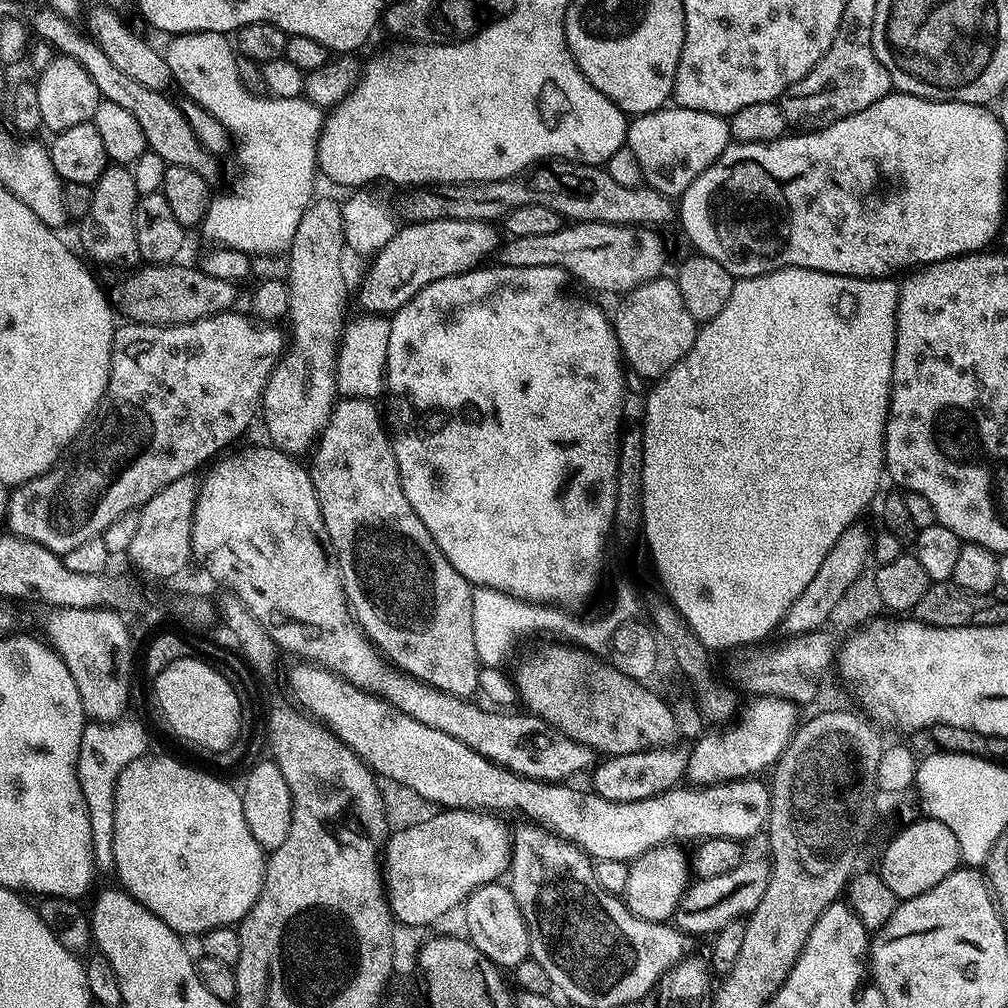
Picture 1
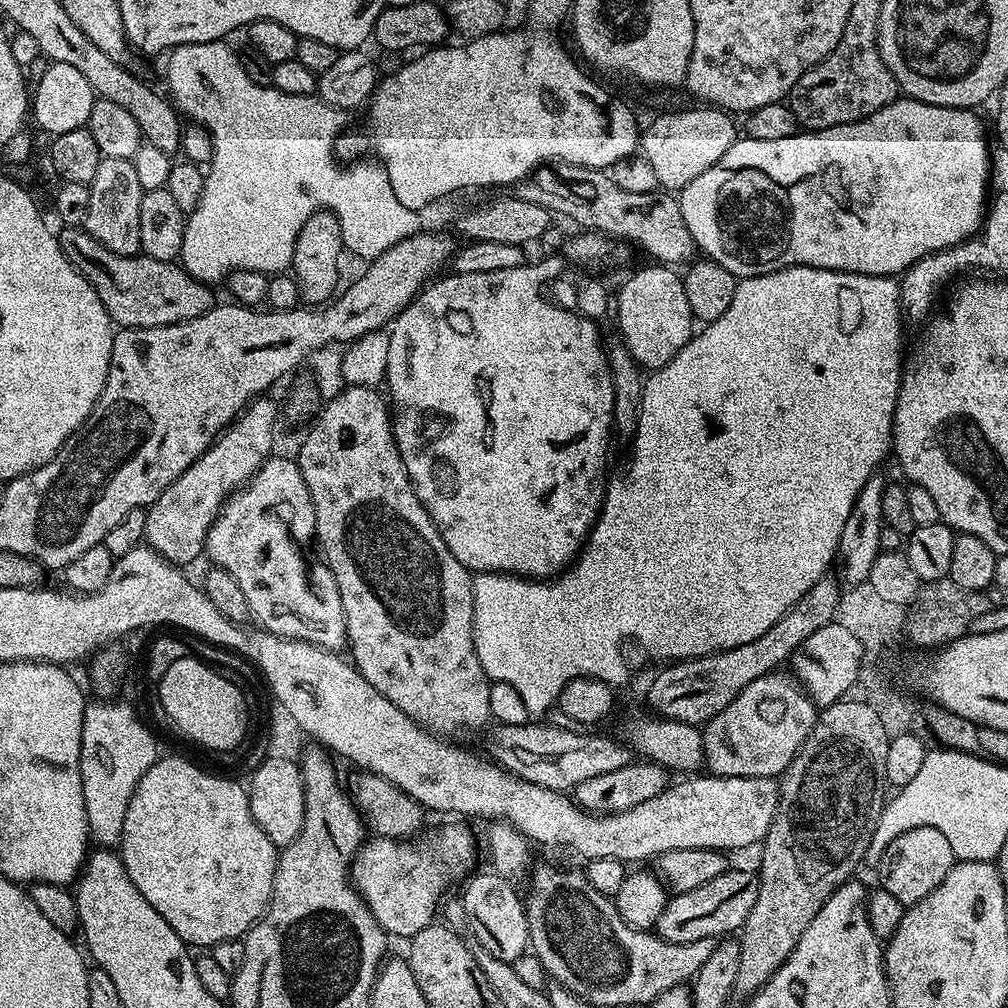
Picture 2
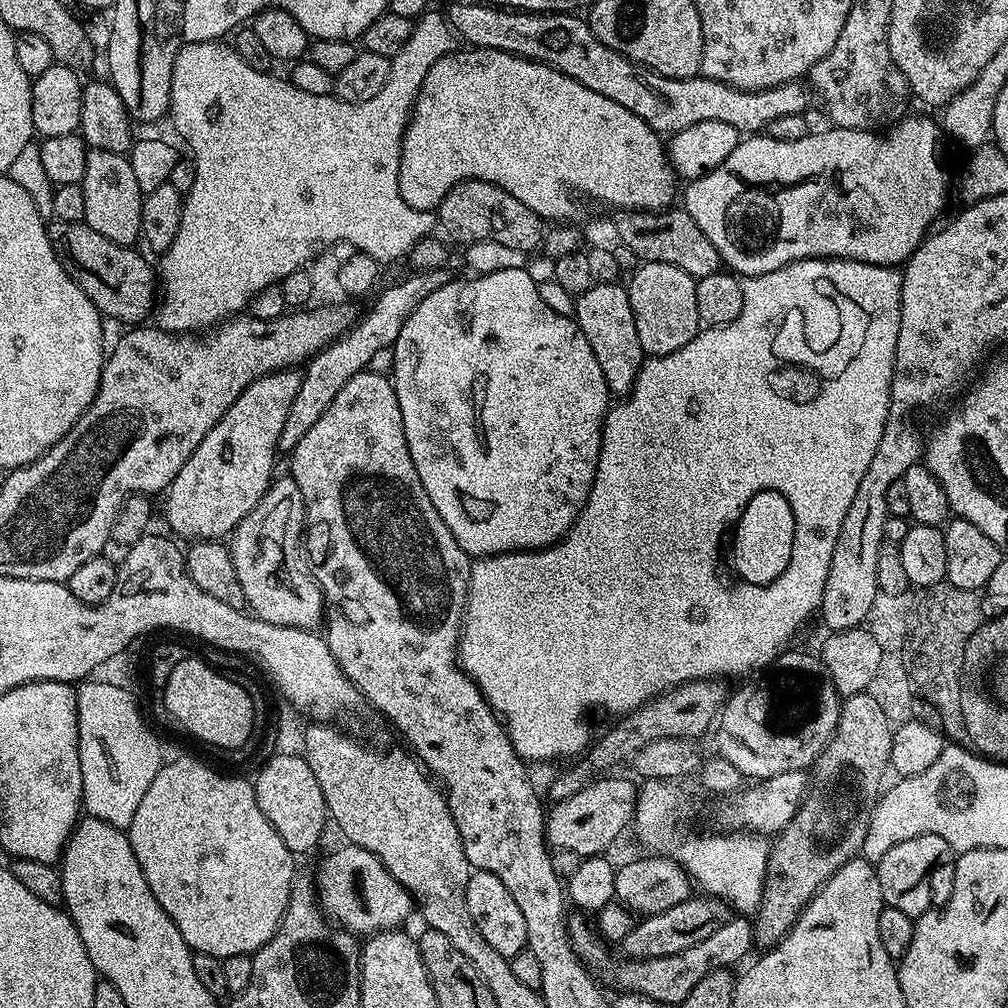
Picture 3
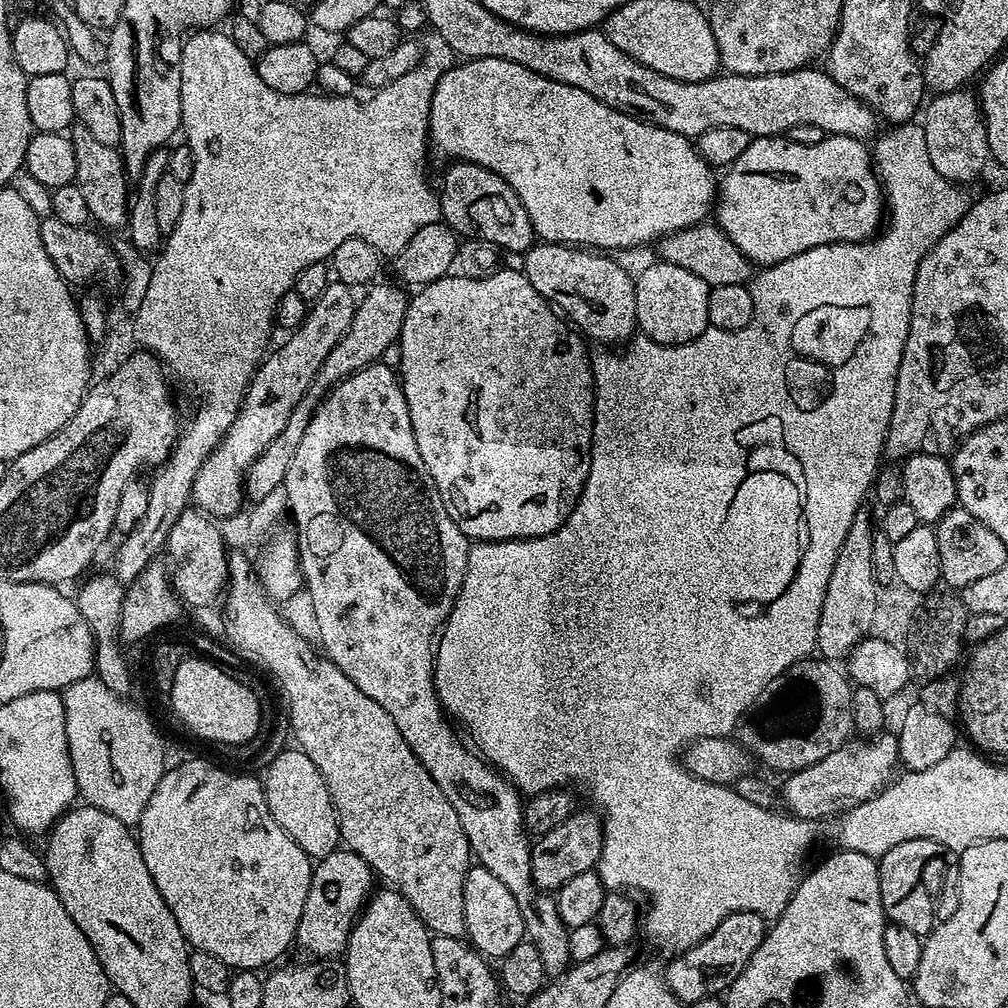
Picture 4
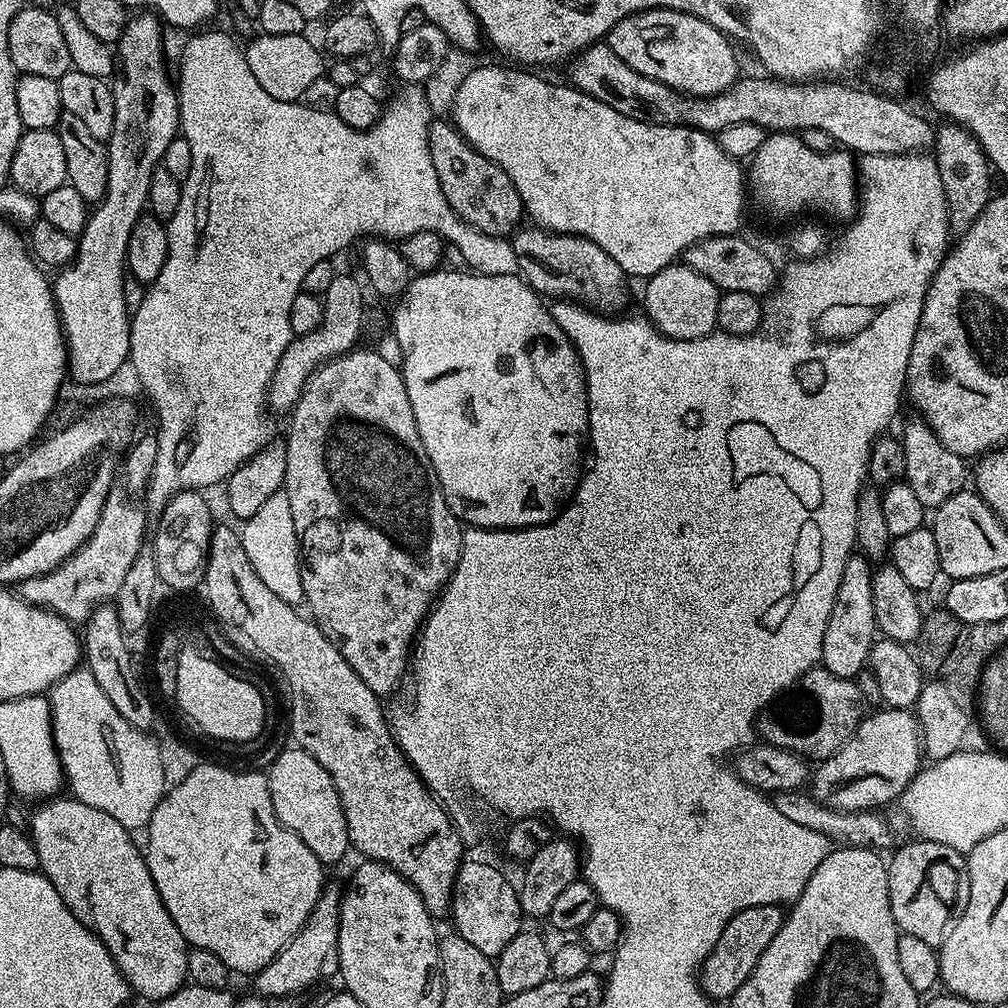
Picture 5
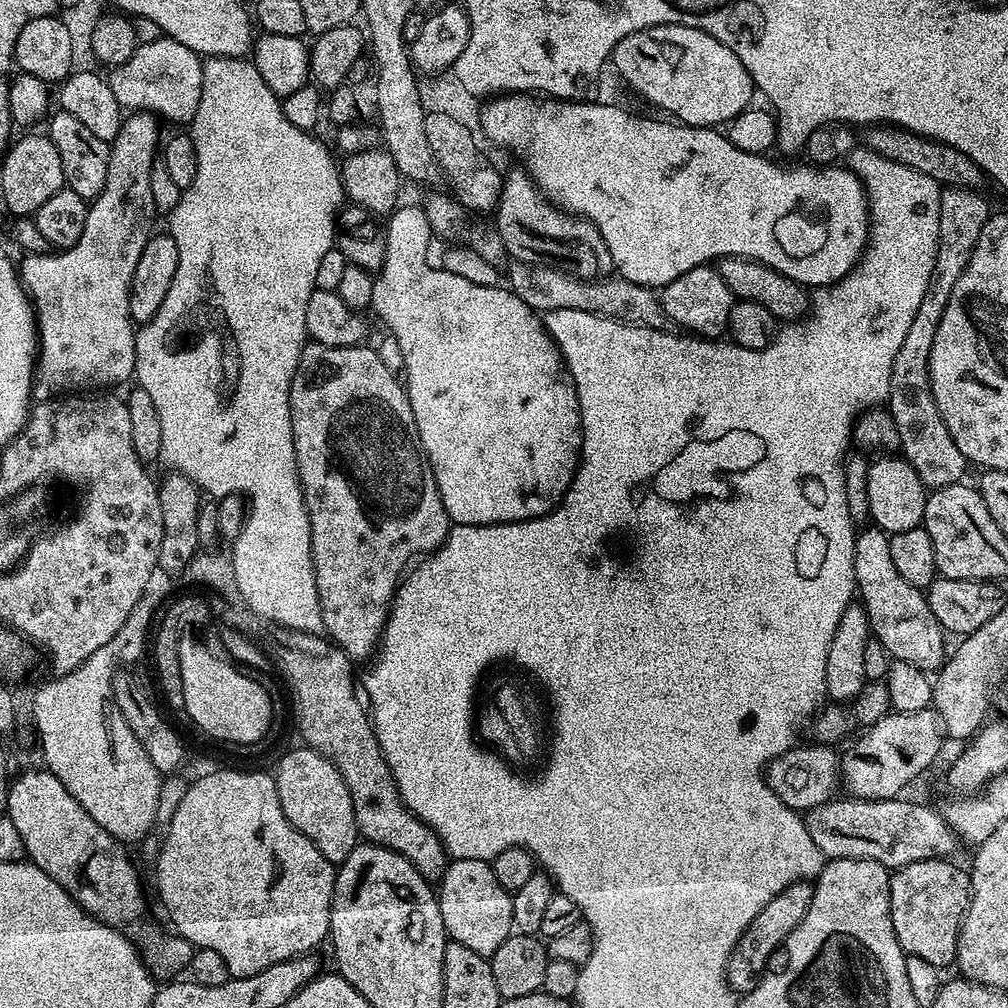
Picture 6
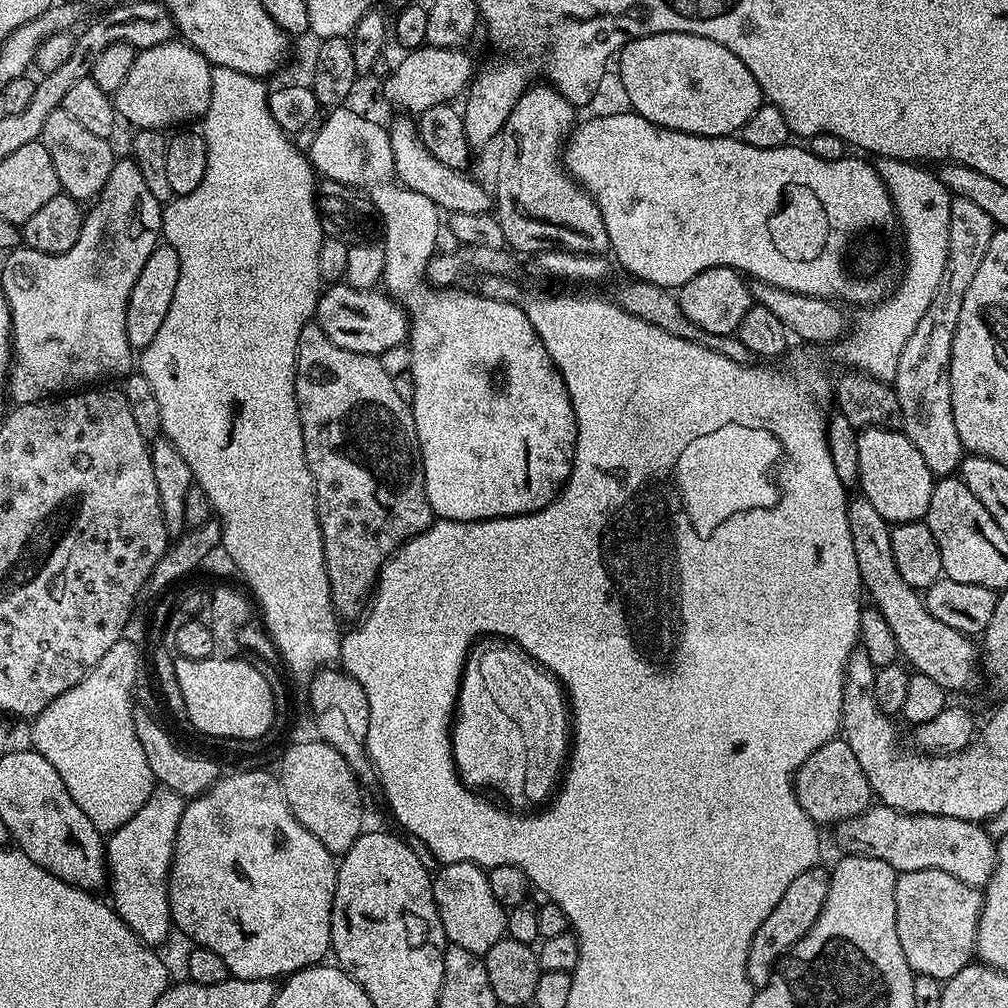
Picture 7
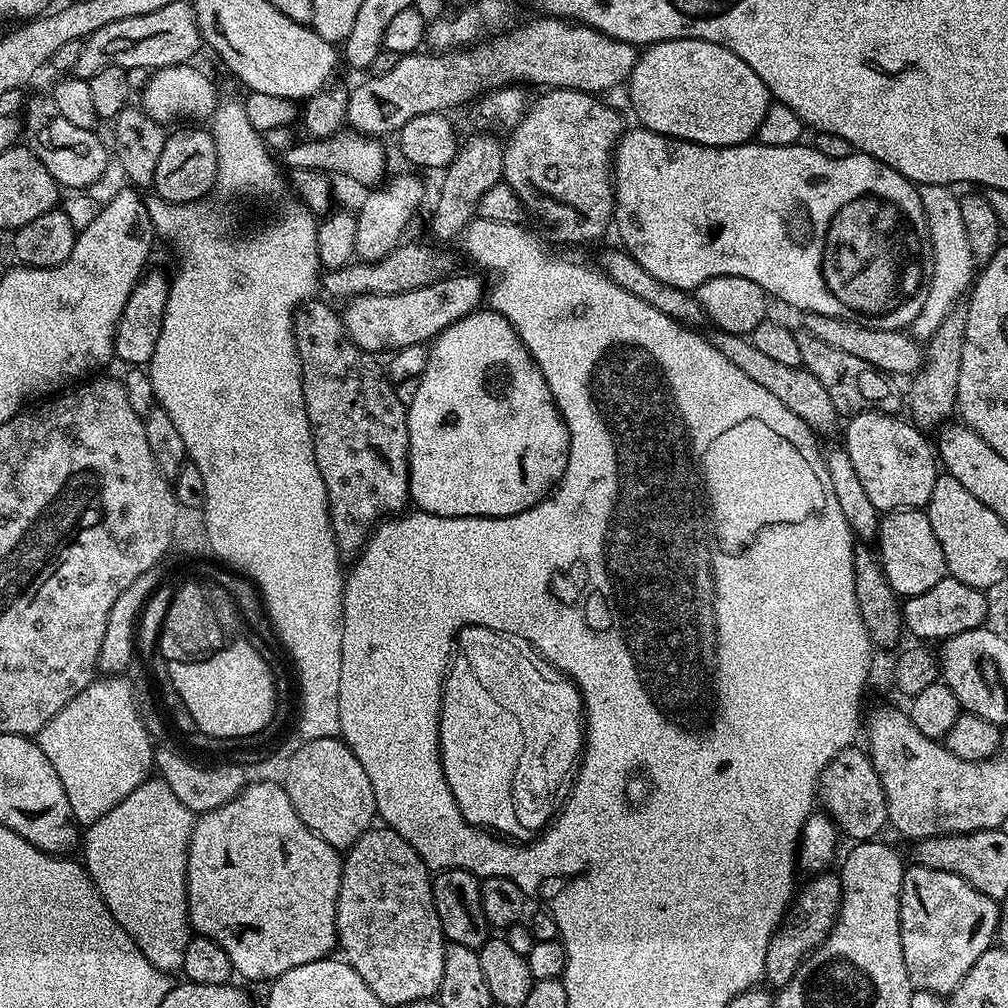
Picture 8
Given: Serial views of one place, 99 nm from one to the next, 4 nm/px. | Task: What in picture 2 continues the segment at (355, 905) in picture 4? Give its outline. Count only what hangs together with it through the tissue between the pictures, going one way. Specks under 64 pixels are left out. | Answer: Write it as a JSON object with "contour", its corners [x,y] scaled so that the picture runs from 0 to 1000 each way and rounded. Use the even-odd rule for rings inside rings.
{"contour":[[[452,816],[456,817],[422,824],[412,832],[370,828],[354,843],[347,862],[347,876],[386,930],[408,931],[430,916],[435,909],[437,888],[443,883],[444,876],[459,874],[473,860],[473,830],[472,833],[468,830],[467,823],[460,818],[463,816]]]}

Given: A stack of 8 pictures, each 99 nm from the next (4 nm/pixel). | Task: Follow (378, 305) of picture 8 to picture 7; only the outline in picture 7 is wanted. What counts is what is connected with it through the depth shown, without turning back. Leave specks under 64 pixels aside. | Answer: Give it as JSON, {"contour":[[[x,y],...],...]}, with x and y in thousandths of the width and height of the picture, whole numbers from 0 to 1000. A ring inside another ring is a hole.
{"contour":[[[344,280],[326,281],[318,289],[312,319],[331,343],[364,353],[377,354],[389,343],[402,340],[407,328],[404,310],[388,294],[377,288],[350,286]]]}

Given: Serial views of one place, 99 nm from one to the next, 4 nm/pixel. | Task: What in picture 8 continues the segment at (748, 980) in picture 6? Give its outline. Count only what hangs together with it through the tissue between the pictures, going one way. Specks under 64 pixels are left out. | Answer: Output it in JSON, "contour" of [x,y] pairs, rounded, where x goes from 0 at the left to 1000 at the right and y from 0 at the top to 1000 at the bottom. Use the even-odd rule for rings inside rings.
{"contour":[[[818,863],[802,871],[795,881],[793,878],[784,905],[785,908],[775,916],[760,938],[758,972],[766,975],[770,982],[778,980],[780,974],[784,974],[788,962],[820,931],[822,923],[829,918],[829,908],[833,905],[832,868],[828,864]]]}

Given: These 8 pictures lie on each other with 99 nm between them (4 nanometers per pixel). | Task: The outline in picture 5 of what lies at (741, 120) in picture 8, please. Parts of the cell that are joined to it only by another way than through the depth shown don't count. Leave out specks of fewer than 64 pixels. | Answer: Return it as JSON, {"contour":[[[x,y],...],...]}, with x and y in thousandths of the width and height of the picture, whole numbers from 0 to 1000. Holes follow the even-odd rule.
{"contour":[[[643,8],[640,12],[631,12],[628,16],[617,18],[602,34],[601,43],[607,47],[609,54],[621,62],[621,65],[629,65],[633,73],[641,73],[641,77],[649,77],[661,85],[683,95],[710,94],[718,91],[723,84],[730,82],[730,52],[719,33],[714,32],[703,22],[684,12],[675,12],[672,8]]]}

